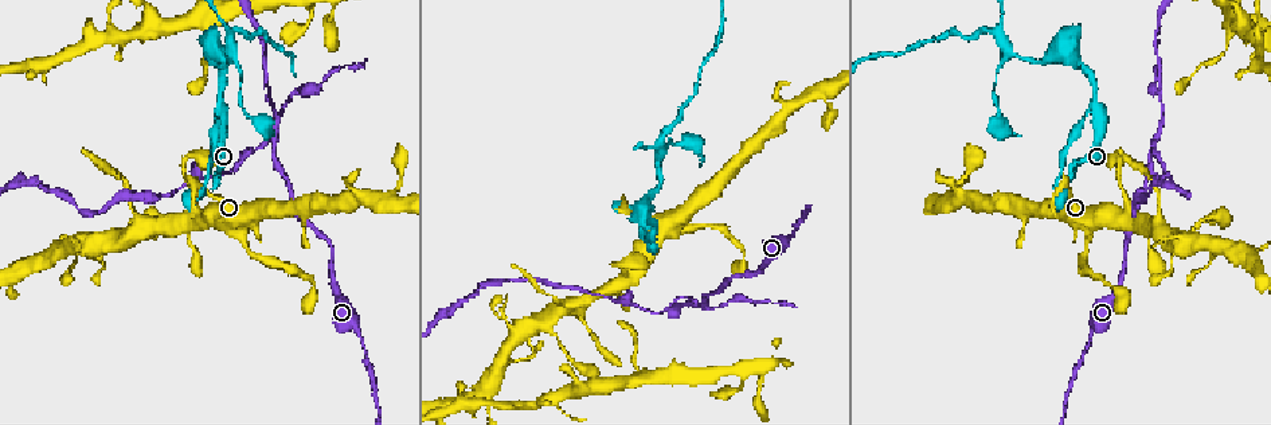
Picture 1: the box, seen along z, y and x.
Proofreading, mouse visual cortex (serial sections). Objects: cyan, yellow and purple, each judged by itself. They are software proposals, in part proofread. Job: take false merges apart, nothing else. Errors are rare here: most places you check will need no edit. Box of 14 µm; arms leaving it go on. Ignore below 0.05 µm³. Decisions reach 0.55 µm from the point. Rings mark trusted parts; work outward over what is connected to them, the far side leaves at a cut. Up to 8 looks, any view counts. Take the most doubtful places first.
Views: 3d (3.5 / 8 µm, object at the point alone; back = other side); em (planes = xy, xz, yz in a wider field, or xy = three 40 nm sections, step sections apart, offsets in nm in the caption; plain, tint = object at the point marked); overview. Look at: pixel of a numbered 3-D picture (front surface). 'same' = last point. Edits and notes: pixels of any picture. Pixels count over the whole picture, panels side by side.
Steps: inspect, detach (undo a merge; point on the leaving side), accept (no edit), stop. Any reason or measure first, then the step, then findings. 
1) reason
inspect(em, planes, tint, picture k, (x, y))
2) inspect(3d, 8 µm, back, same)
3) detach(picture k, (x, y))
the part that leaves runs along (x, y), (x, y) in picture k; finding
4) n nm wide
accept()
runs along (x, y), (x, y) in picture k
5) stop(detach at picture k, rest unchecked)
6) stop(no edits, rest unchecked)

three arms meet
inspect(3d, 8 µm, back, picture 1, (702, 303))

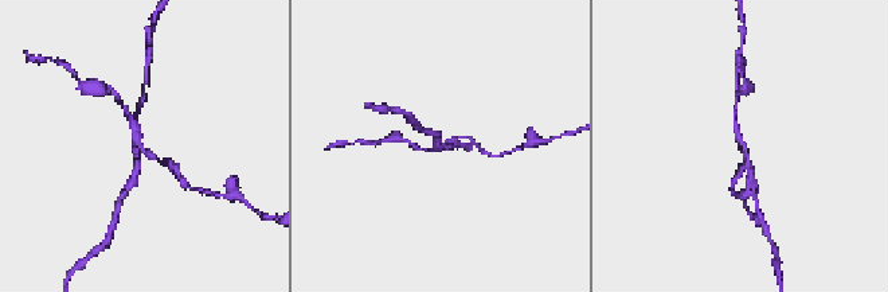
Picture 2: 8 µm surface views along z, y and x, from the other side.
3 arms; arms of 100, 150, 200 nm
inspect(em, xy, step 5, tint, picture 2, (746, 150))

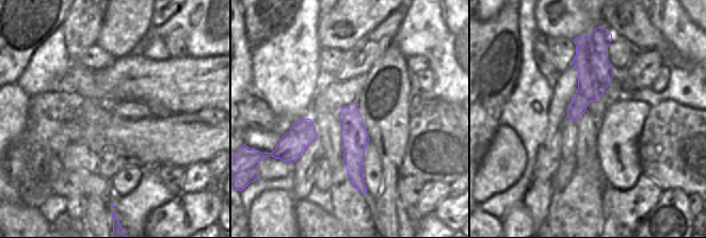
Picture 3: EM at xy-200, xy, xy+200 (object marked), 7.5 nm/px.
detach(picture 2, (167, 162))
the part that leaves runs along (141, 148), (169, 164), (182, 183) in picture 2; two cells meet here

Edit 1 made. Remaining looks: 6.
inspect(em, xy, step 1, tint, picture 1, (650, 247))

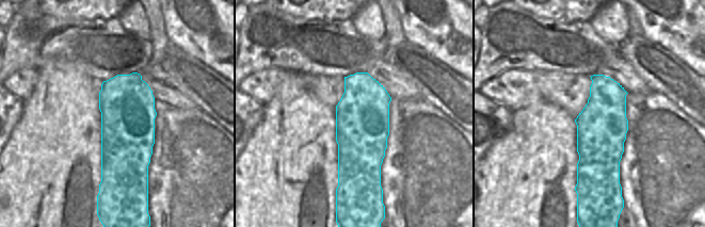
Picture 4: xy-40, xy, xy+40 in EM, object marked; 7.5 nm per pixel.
wider look
inspect(3d, 3.5 µm, same)

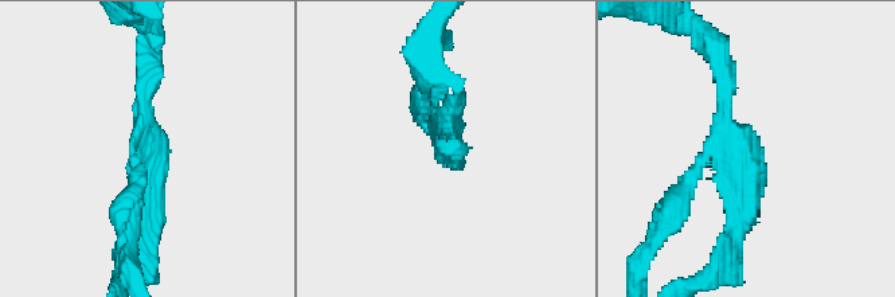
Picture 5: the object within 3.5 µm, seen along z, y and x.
arms of 200, 200, 250 nm
accept()
runs along (734, 245), (749, 159), (725, 125), (725, 71) in picture 5; one cell here

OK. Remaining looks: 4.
a fork
inspect(3d, 8 µm, picture 1, (1073, 50))

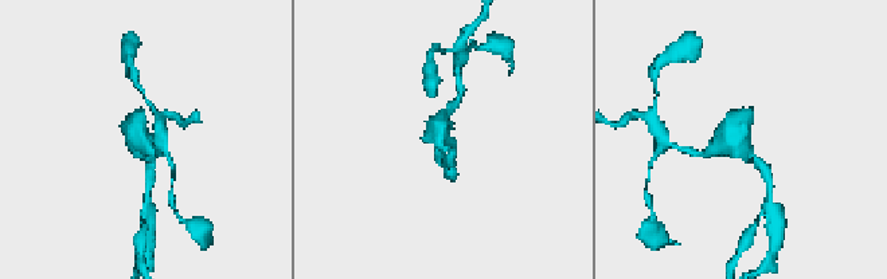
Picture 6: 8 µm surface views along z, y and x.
need the tissue
inspect(em, planes, tint, picture 6, (742, 143))

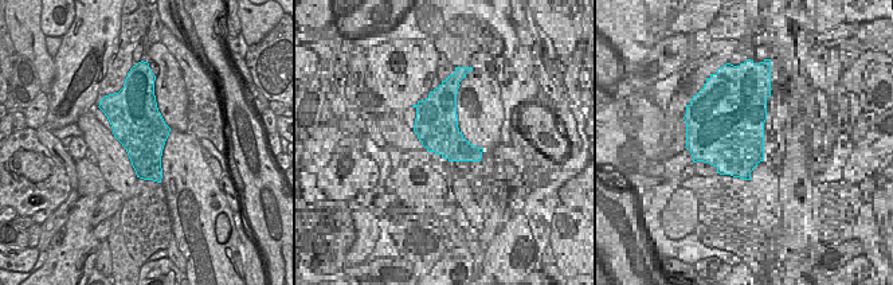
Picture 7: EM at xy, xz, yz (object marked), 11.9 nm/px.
accept()
runs along (761, 166), (745, 142), (710, 153) in picture 6; one cell here

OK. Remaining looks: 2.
stop(detach at picture 2, rest unchecked)

